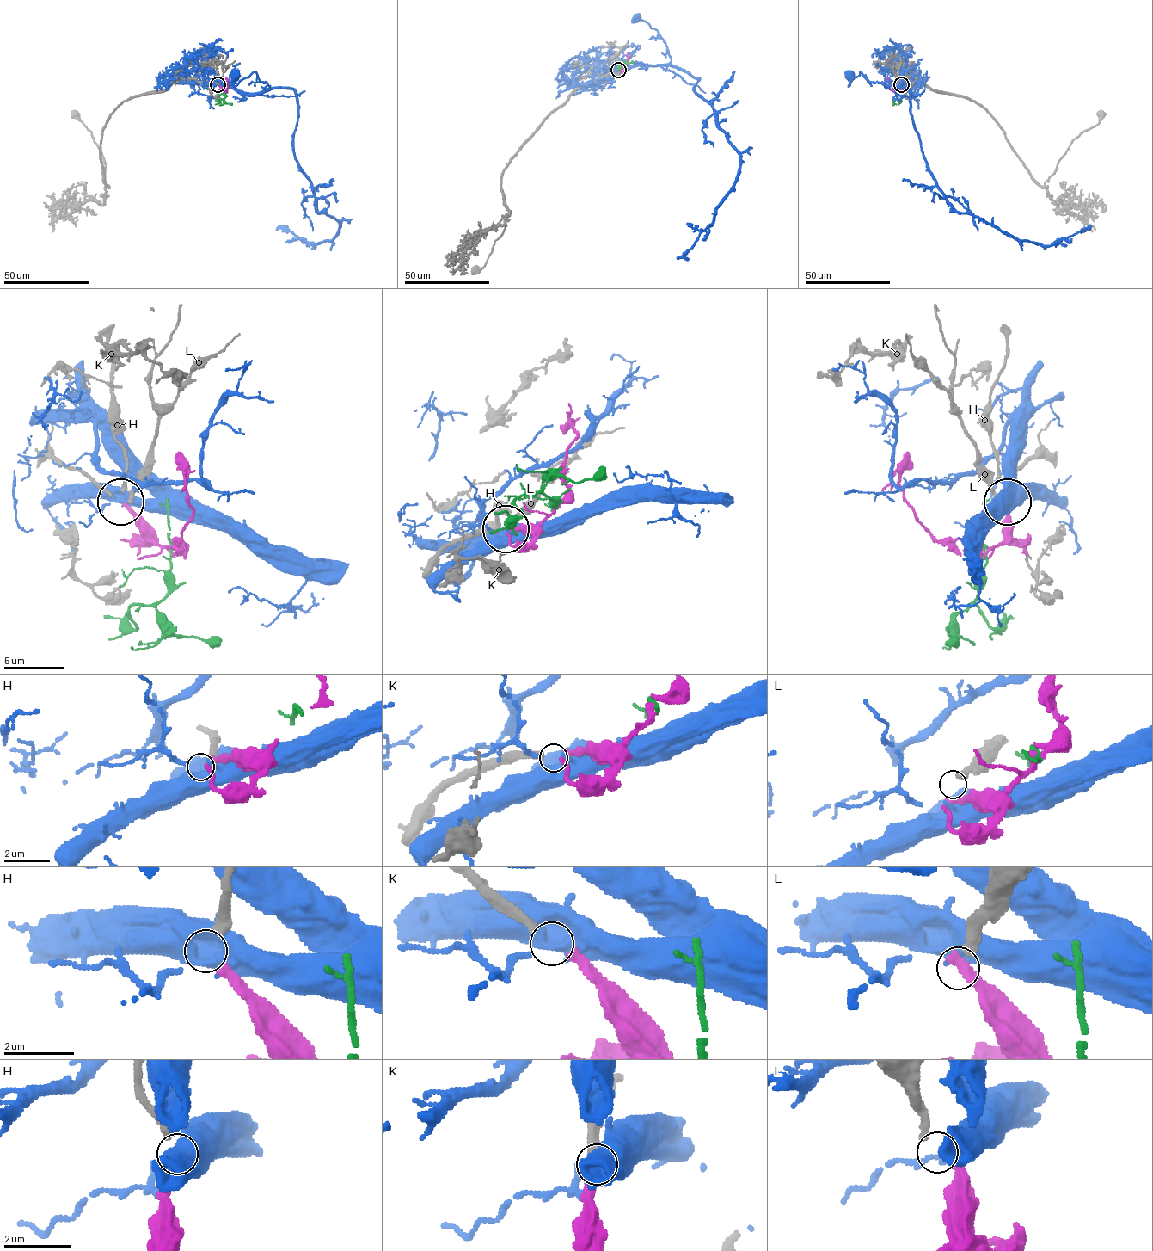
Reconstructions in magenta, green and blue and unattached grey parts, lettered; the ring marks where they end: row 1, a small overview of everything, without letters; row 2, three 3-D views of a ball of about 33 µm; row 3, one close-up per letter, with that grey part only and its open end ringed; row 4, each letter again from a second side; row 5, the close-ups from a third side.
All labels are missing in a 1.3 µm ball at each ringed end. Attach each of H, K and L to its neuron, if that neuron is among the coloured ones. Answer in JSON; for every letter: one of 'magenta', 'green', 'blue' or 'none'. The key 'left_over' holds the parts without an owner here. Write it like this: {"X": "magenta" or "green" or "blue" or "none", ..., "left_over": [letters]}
{"H": "none", "K": "magenta", "L": "none", "left_over": ["H", "L"]}

